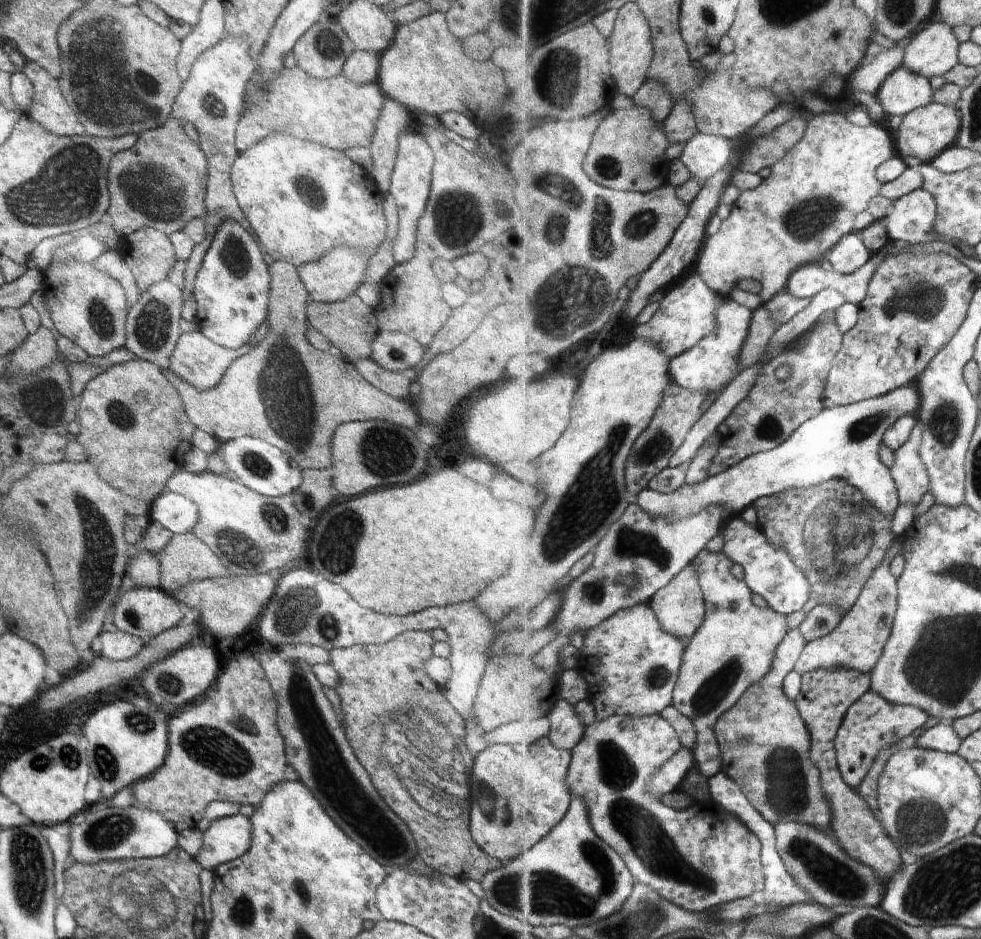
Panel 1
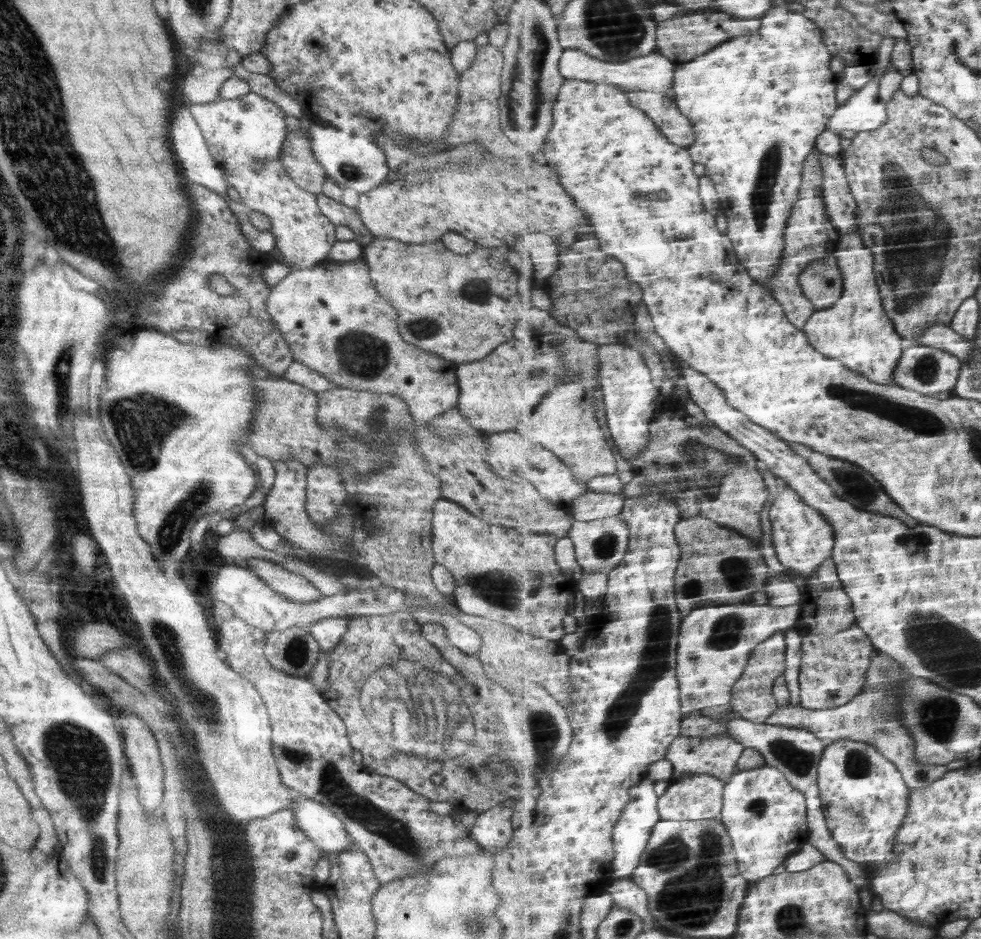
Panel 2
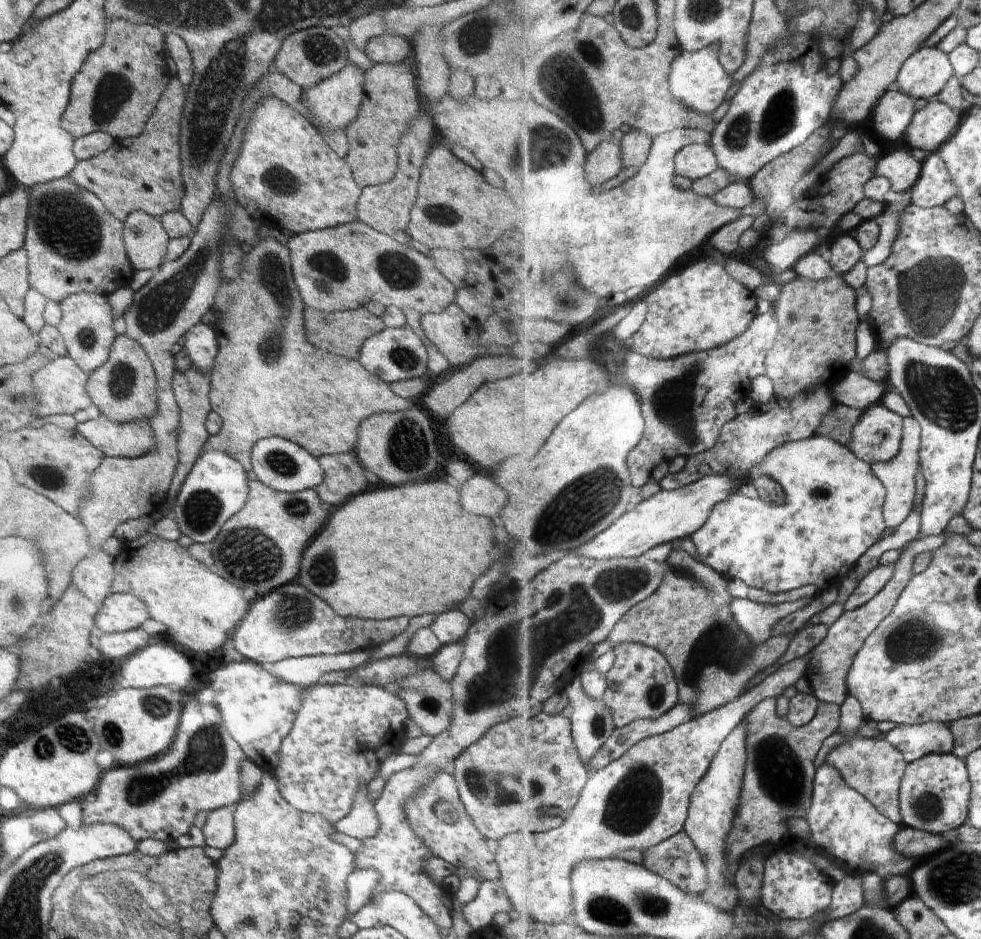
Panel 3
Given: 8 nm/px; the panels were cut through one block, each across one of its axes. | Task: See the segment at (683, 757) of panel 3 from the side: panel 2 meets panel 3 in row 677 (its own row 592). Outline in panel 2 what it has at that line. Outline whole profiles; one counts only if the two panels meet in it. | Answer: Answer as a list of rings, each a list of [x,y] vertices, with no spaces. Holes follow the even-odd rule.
[[[793,573],[777,575],[773,578],[770,578],[770,582],[766,584],[765,590],[766,593],[770,595],[770,602],[768,602],[768,605],[750,602],[730,604],[726,603],[721,605],[716,604],[711,606],[708,605],[694,610],[694,613],[690,614],[689,618],[683,618],[682,630],[680,630],[680,642],[678,642],[680,646],[678,646],[678,670],[676,670],[676,674],[678,674],[678,680],[680,680],[680,696],[682,696],[682,710],[684,715],[732,703],[734,698],[734,689],[737,686],[737,683],[745,676],[745,673],[747,672],[746,668],[748,668],[748,664],[750,664],[750,658],[752,658],[752,655],[755,654],[755,651],[762,644],[770,641],[775,636],[775,634],[786,633],[792,628],[795,628],[796,622],[801,621],[801,612],[803,611],[804,599],[802,599],[802,590],[800,590],[800,584],[798,584],[798,580],[793,577]]]

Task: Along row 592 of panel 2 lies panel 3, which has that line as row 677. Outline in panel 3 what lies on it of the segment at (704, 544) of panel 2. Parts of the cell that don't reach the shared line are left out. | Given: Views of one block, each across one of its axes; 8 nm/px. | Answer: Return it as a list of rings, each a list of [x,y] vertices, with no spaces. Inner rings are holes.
[[[679,547],[670,555],[665,582],[656,594],[637,604],[617,624],[609,642],[616,649],[618,645],[630,642],[648,644],[666,652],[677,672],[681,687],[681,702],[694,706],[693,716],[714,711],[750,690],[753,682],[784,660],[791,647],[792,637],[774,636],[768,640],[754,640],[738,623],[731,609],[733,594],[730,594],[730,580],[714,570],[704,560],[696,560],[692,553]]]

